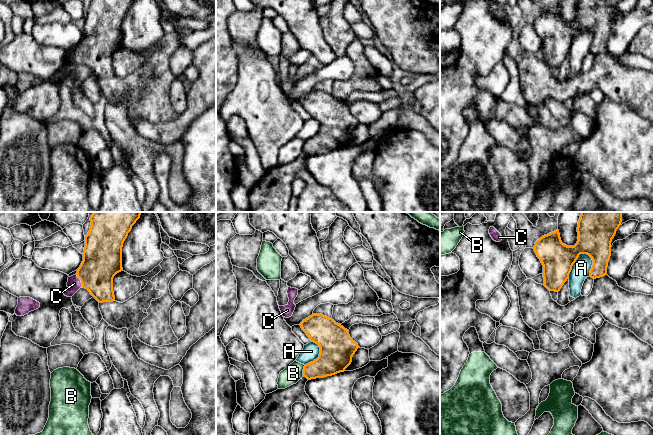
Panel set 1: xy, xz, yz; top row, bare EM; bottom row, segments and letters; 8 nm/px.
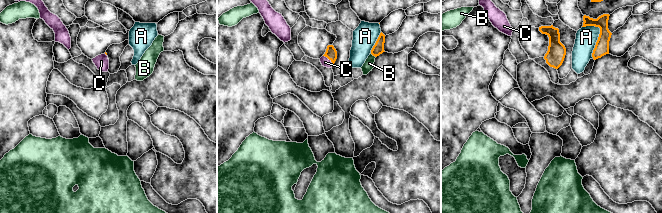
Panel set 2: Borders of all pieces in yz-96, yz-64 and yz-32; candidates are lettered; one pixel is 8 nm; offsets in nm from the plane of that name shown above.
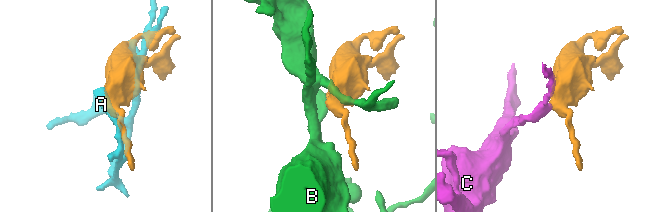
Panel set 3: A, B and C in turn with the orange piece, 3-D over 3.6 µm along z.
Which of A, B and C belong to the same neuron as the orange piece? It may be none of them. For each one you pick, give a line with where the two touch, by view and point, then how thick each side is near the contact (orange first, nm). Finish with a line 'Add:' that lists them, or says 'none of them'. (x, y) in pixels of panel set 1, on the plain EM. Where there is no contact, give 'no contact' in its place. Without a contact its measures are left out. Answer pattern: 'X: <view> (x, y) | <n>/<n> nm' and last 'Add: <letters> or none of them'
C: xy (80, 55) | 320/110 nm
Add: C

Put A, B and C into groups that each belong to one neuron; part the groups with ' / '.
A / B / C

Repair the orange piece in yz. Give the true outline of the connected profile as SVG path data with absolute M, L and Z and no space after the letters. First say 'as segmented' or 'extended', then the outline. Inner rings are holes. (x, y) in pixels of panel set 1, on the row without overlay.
as segmented; M578 0L578 17L574 22L562 19L558 5L537 16L533 25L543 41L544 62L559 68L580 30L587 30L593 36L591 54L607 51L611 18L620 1Z

